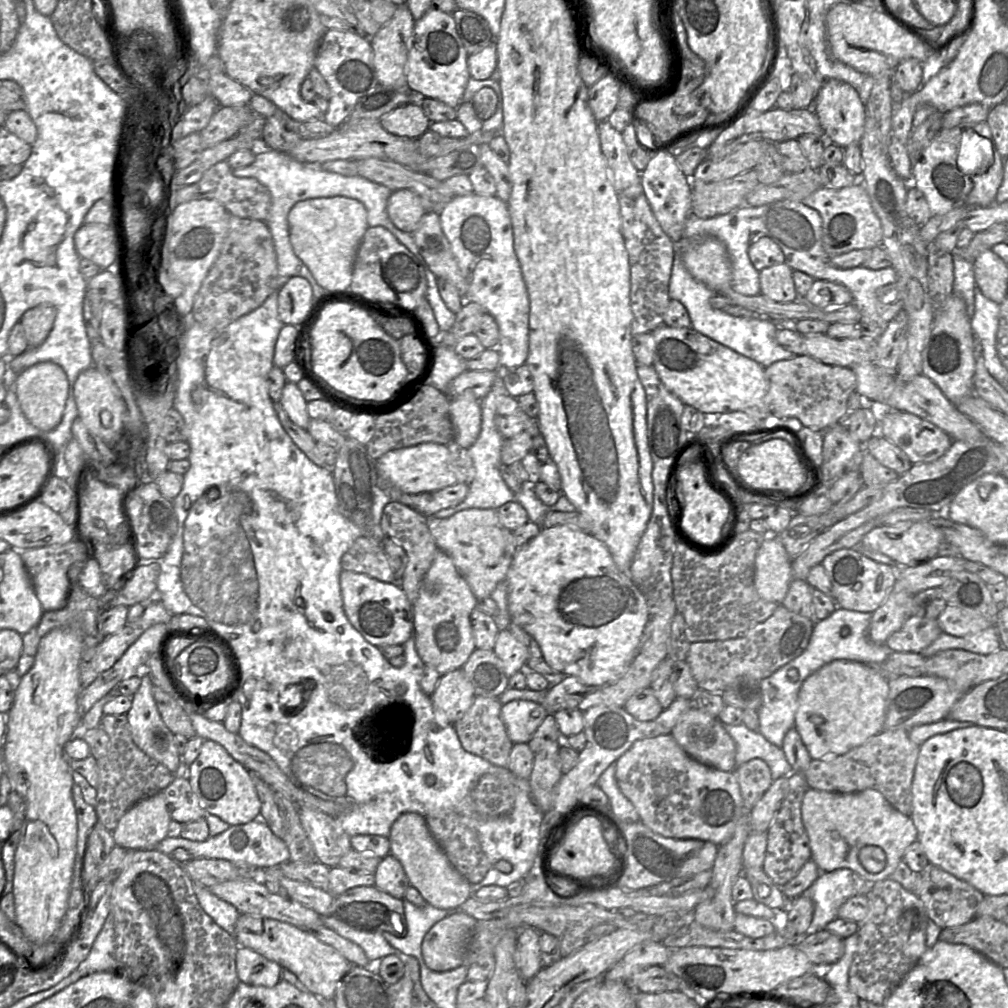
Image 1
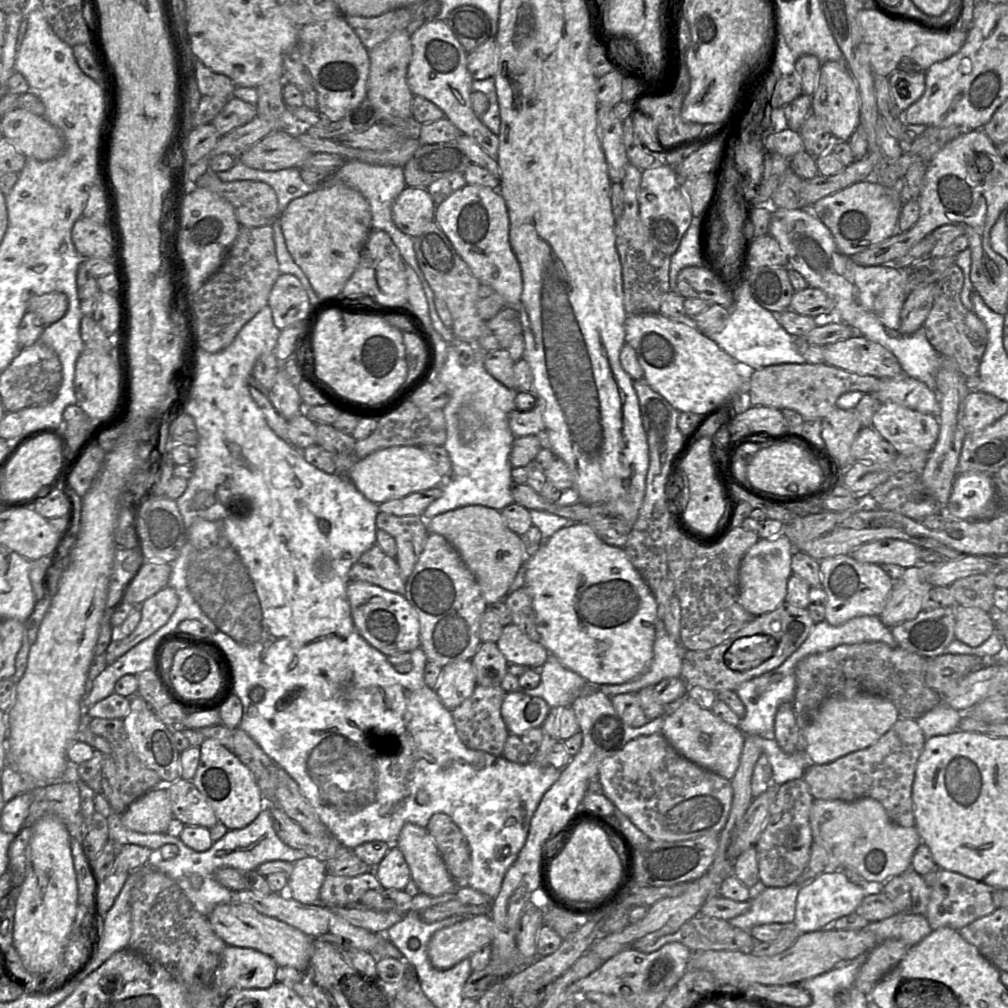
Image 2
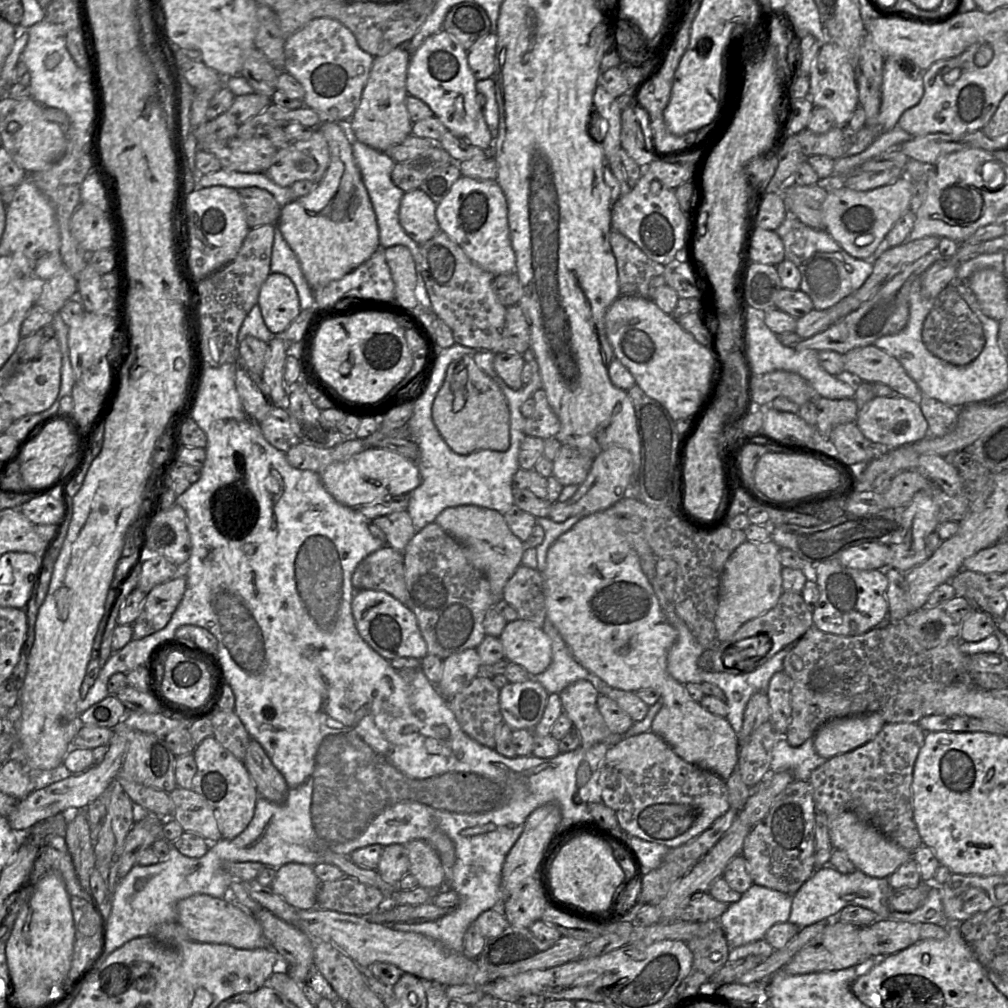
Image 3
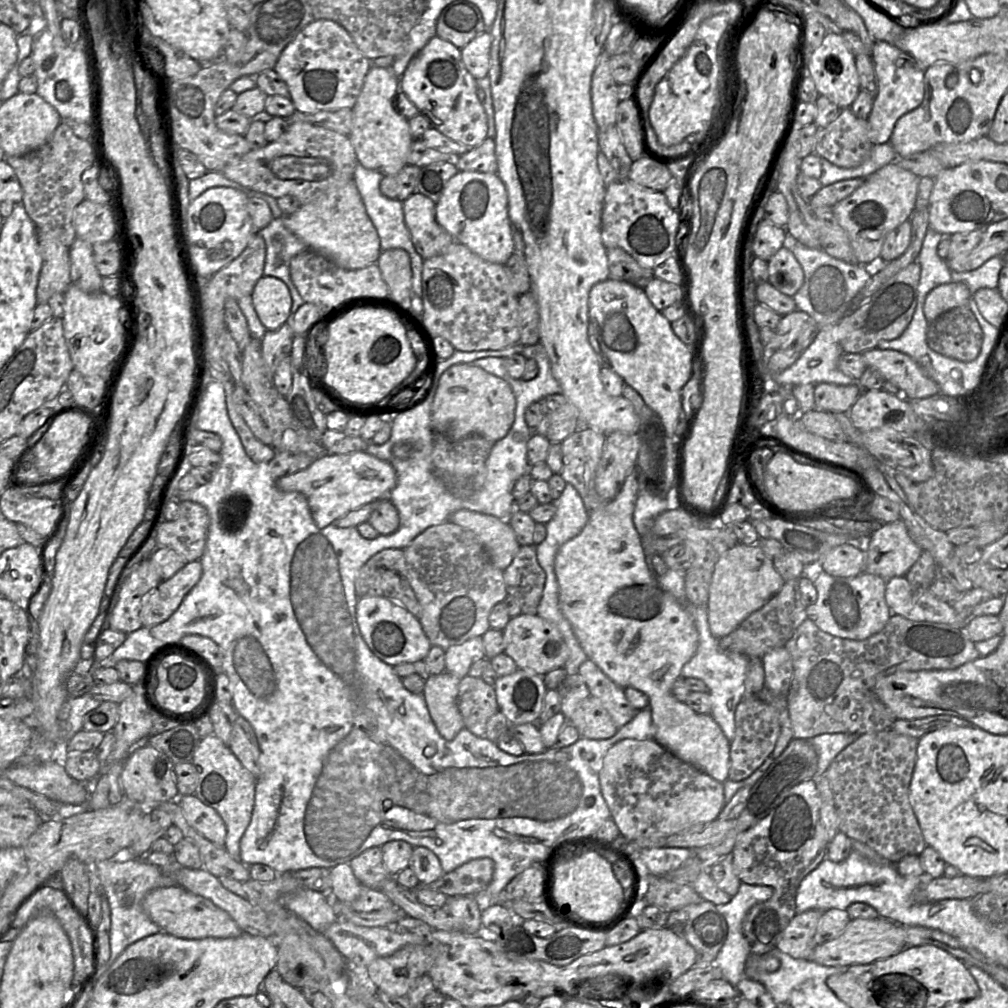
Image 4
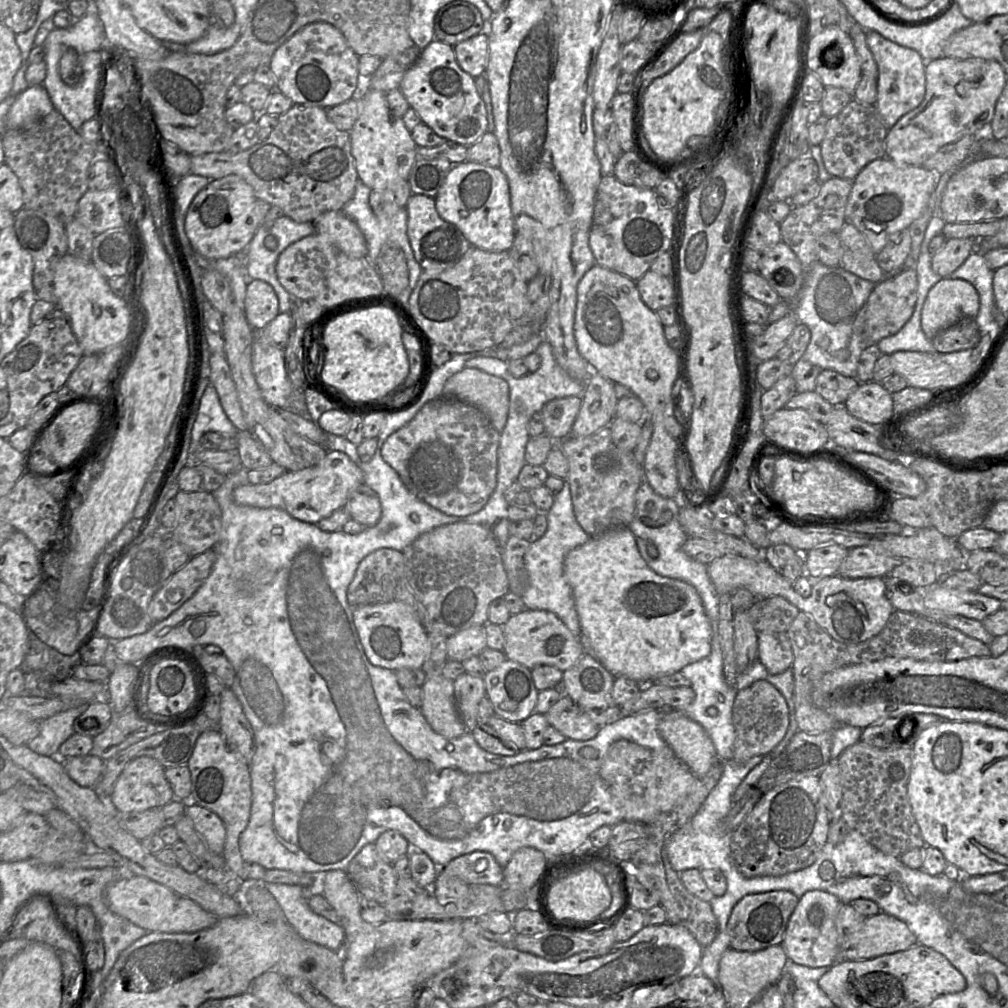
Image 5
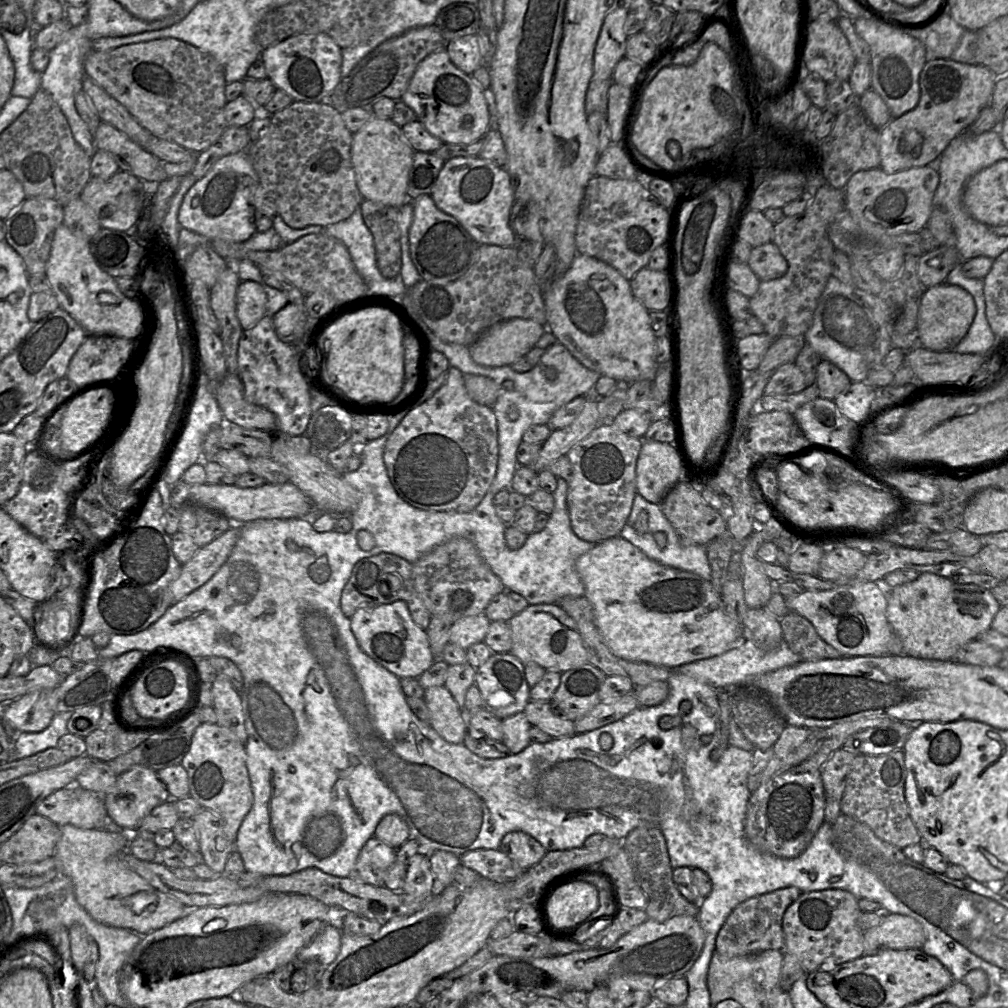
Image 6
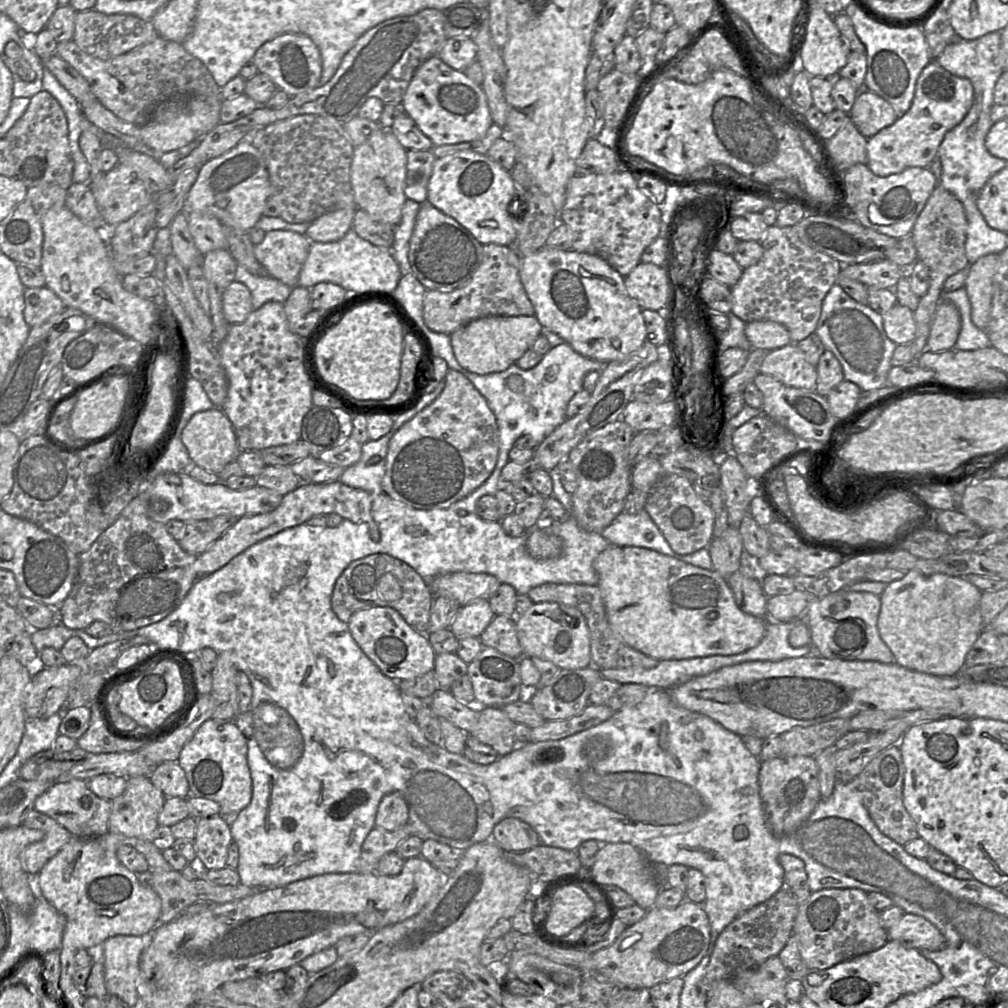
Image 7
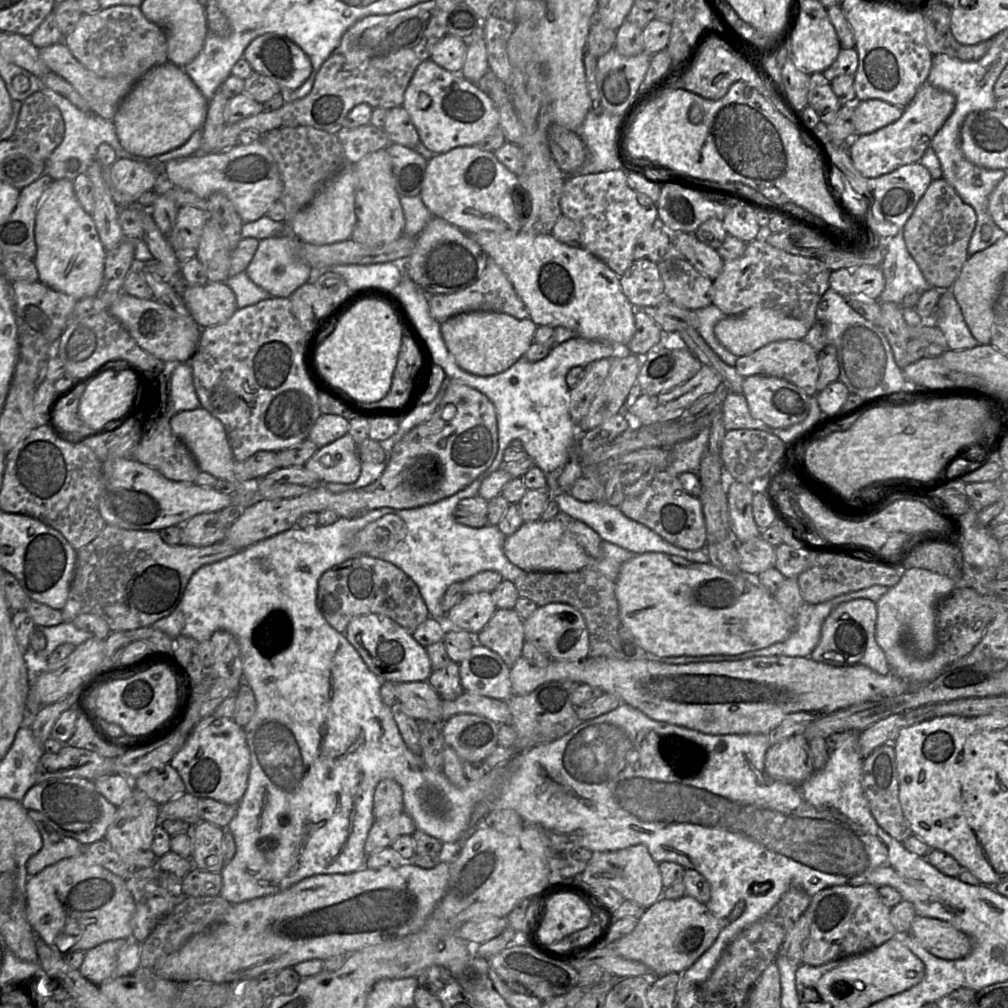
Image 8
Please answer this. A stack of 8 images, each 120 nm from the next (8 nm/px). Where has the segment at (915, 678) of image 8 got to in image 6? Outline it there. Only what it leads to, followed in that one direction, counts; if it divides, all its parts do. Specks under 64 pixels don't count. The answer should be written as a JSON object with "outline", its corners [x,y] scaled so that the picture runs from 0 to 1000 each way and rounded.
{"outline":[[[914,568],[909,575],[887,582],[880,595],[879,612],[886,628],[896,639],[897,650],[943,656],[955,640],[983,623],[992,603],[983,585],[966,579],[950,579],[925,568]]]}

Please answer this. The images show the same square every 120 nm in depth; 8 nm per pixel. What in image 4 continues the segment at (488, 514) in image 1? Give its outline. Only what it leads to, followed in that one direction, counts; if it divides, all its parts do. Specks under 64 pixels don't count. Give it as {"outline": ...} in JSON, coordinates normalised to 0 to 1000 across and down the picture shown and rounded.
{"outline":[[[456,505],[444,517],[470,528],[489,561],[498,566],[507,560],[517,543],[505,519],[491,512]]]}

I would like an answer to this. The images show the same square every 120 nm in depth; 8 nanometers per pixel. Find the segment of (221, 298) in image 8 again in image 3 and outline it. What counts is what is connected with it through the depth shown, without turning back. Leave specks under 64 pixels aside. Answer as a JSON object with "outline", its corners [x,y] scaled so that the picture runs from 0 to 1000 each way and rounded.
{"outline":[[[279,271],[266,273],[258,286],[255,303],[272,333],[281,331],[299,309],[292,281]]]}

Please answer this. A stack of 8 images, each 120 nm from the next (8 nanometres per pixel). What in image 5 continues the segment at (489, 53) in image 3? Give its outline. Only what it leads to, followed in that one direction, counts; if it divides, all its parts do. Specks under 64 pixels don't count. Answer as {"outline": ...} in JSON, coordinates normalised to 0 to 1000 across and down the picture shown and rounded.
{"outline":[[[475,33],[450,46],[455,65],[469,77],[481,72],[485,59],[485,39]]]}

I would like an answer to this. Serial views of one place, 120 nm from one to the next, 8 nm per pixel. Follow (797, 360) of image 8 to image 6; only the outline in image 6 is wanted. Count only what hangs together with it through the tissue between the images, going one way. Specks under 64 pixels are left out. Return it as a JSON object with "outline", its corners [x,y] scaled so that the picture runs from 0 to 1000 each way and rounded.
{"outline":[[[788,359],[781,360],[764,371],[758,392],[785,392],[800,384],[799,373],[795,367]]]}

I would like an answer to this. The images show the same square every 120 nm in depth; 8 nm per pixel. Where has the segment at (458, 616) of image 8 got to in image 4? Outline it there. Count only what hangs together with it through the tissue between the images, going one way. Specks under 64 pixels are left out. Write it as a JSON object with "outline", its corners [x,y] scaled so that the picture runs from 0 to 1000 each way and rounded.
{"outline":[[[469,632],[441,646],[441,666],[454,674],[464,671],[466,662],[482,653],[478,632]]]}

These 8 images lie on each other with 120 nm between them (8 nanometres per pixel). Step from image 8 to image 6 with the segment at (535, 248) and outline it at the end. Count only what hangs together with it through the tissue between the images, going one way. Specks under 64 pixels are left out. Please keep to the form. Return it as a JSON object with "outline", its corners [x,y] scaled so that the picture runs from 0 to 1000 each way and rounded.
{"outline":[[[572,252],[565,266],[539,289],[543,321],[553,338],[580,364],[615,379],[624,381],[648,378],[653,365],[651,358],[651,336],[646,322],[644,310],[630,295],[625,280],[613,268],[589,255]]]}

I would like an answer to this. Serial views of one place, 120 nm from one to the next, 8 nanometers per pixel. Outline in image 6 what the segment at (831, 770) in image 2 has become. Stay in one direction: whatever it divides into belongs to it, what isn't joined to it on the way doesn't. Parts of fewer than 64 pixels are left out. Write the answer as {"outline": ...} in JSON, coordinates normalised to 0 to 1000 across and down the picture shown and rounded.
{"outline":[[[895,744],[875,749],[851,748],[834,793],[835,807],[861,818],[871,831],[893,842],[914,836],[915,830],[903,811],[898,793],[899,769]]]}

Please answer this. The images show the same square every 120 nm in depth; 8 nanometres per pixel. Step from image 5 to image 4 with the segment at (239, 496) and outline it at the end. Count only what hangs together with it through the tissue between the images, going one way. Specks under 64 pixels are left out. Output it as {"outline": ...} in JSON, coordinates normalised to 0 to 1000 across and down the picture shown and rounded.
{"outline":[[[363,447],[345,450],[322,450],[306,464],[274,476],[281,488],[301,490],[309,506],[310,514],[316,524],[330,520],[347,507],[376,495],[384,495],[393,481],[393,468],[388,460]]]}

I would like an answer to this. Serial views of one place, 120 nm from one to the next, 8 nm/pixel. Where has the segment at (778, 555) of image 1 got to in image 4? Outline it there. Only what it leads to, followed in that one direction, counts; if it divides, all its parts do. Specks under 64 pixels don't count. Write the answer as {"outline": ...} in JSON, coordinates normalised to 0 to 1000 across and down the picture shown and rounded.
{"outline":[[[732,538],[714,553],[707,566],[702,594],[702,620],[707,631],[716,633],[726,628],[742,611],[756,603],[770,590],[778,577],[769,564],[766,554],[758,549],[752,539],[740,541]]]}

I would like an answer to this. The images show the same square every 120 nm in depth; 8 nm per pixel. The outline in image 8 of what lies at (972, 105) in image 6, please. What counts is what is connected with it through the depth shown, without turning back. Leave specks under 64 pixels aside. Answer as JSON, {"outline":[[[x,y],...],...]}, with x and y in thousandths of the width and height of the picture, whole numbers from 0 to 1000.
{"outline":[[[919,81],[897,107],[896,114],[890,120],[864,133],[844,138],[841,152],[848,167],[859,177],[869,177],[894,165],[913,161],[917,152],[924,146],[926,136],[945,112],[947,105],[948,97],[945,93]]]}

